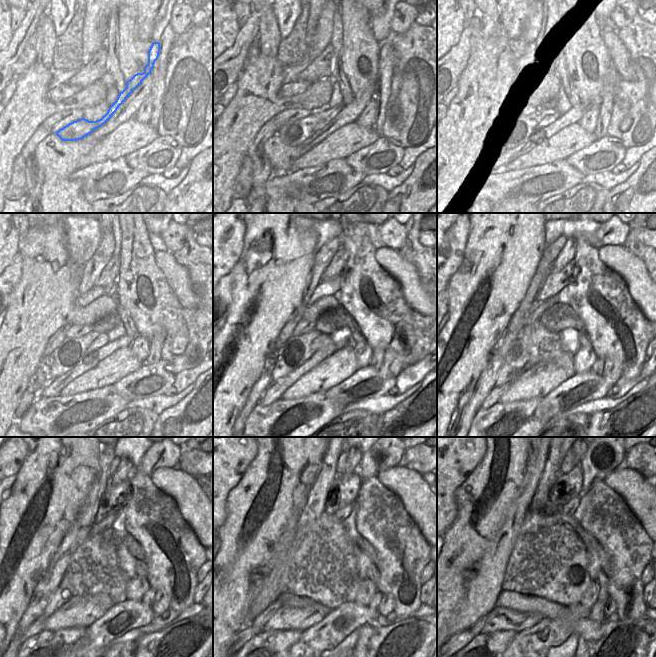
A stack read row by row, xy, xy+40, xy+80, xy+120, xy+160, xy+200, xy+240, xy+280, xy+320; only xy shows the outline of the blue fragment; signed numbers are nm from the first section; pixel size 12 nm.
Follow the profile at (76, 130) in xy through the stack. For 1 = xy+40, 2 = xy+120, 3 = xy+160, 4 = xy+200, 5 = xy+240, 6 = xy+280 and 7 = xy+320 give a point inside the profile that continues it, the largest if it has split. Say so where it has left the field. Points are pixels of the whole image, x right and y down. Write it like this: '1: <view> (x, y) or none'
1: xy+40 (294, 133)
2: xy+120 (70, 353)
3: xy+160 (297, 350)
4: xy+200 (517, 357)
5: xy+240 (63, 592)
6: xy+280 (260, 620)
7: xy+320 (475, 629)

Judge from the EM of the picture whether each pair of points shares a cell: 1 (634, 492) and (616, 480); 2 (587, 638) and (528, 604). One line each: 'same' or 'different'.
1: same
2: same

